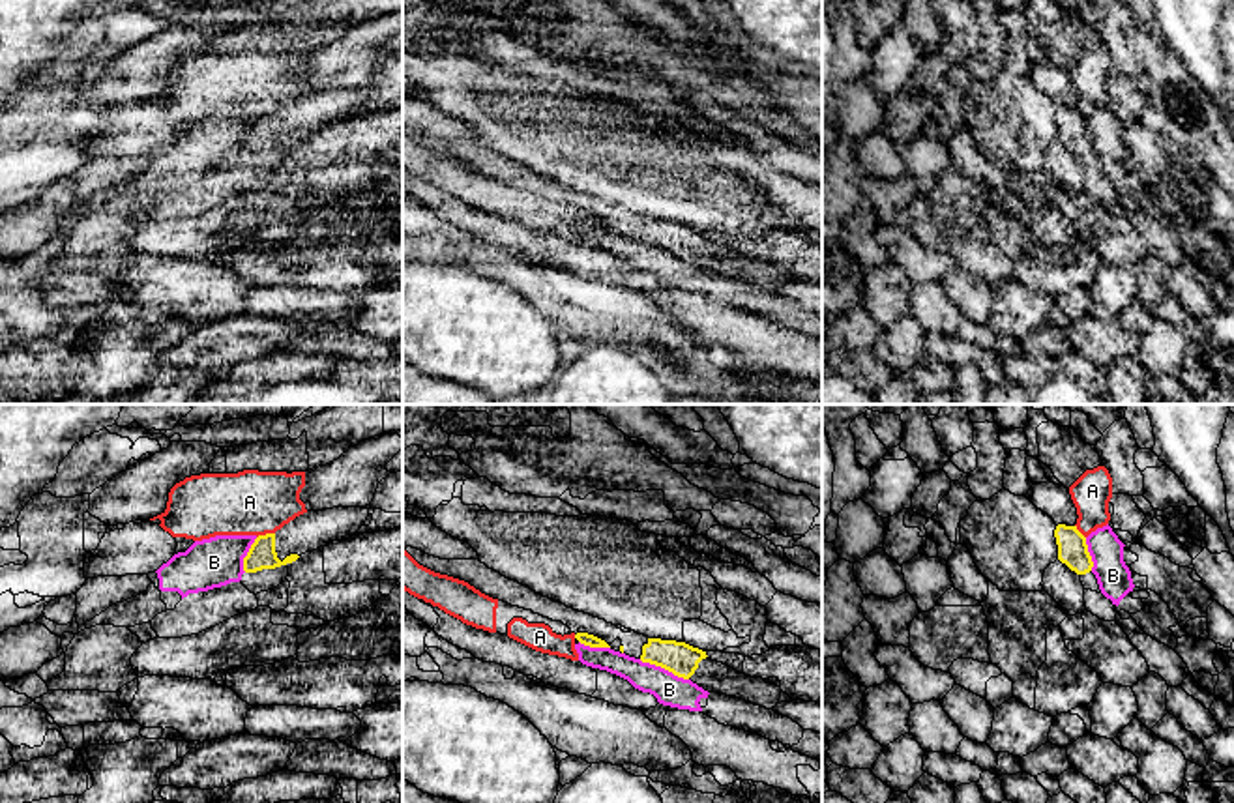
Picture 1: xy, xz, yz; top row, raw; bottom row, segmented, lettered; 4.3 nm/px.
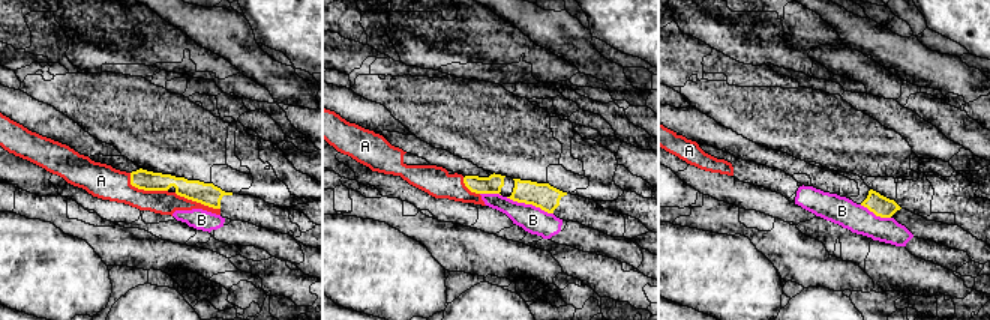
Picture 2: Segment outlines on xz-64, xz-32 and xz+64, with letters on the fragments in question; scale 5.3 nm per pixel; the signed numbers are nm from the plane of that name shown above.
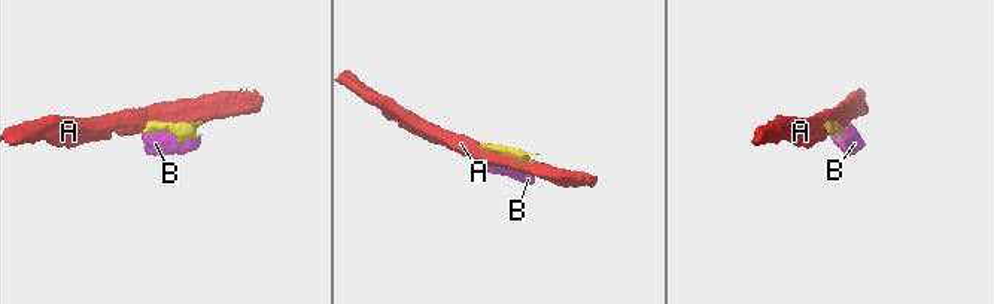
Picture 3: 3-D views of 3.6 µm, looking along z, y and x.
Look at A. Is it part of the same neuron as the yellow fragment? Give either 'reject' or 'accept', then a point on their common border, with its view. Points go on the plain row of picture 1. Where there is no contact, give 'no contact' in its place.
reject; contact xy (266, 115)

